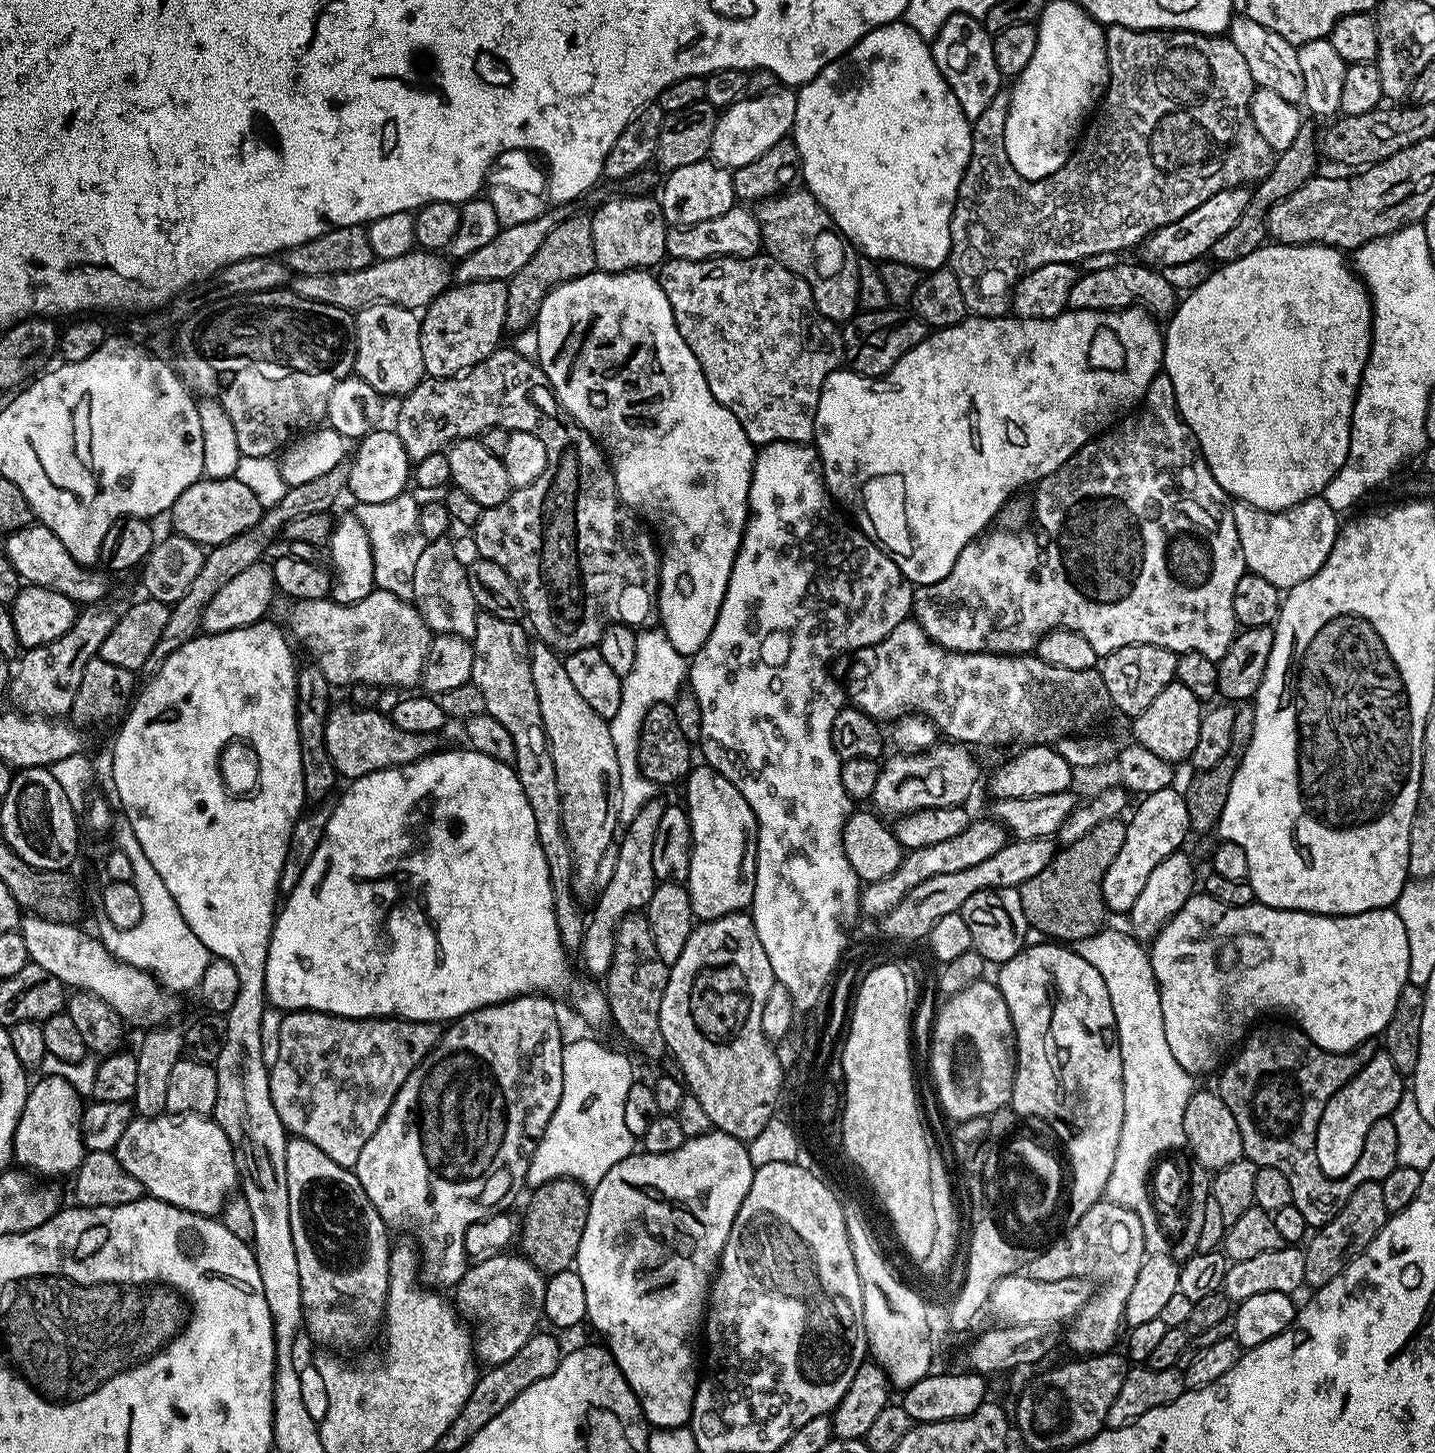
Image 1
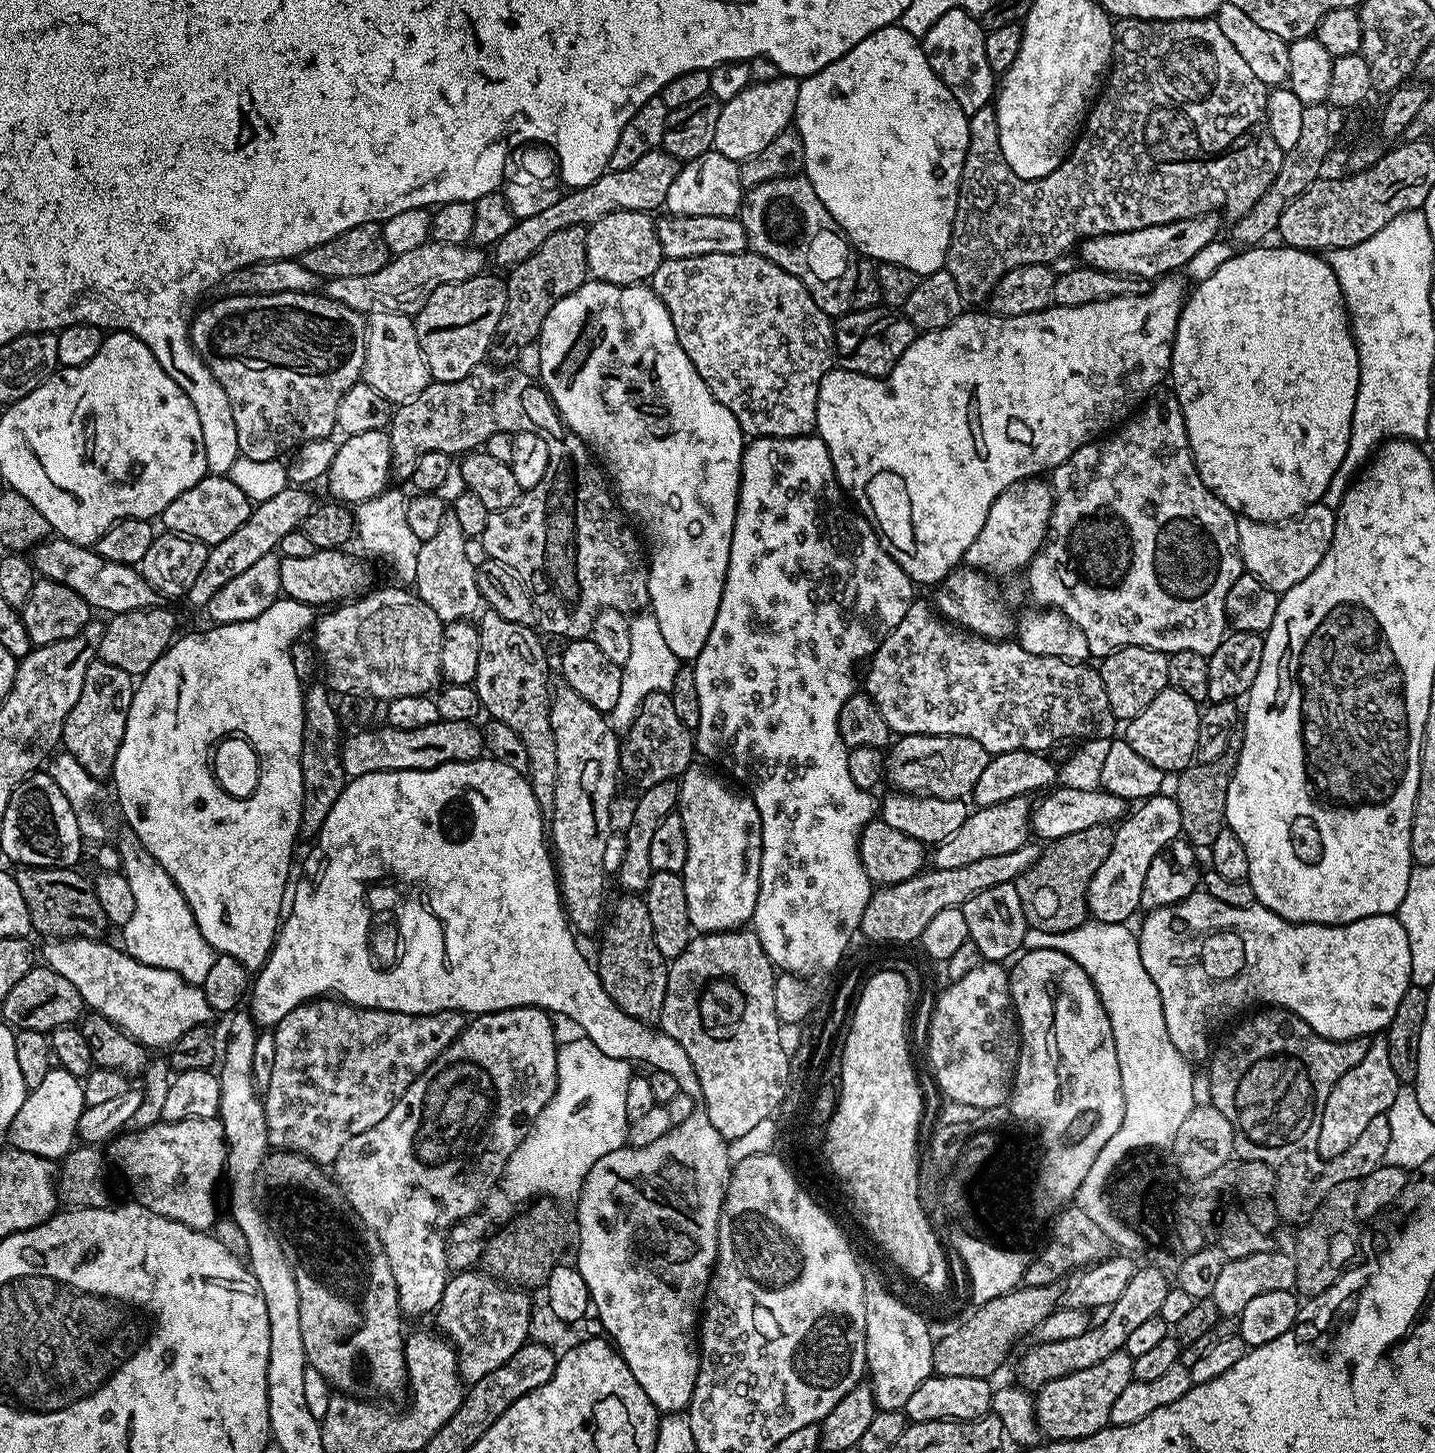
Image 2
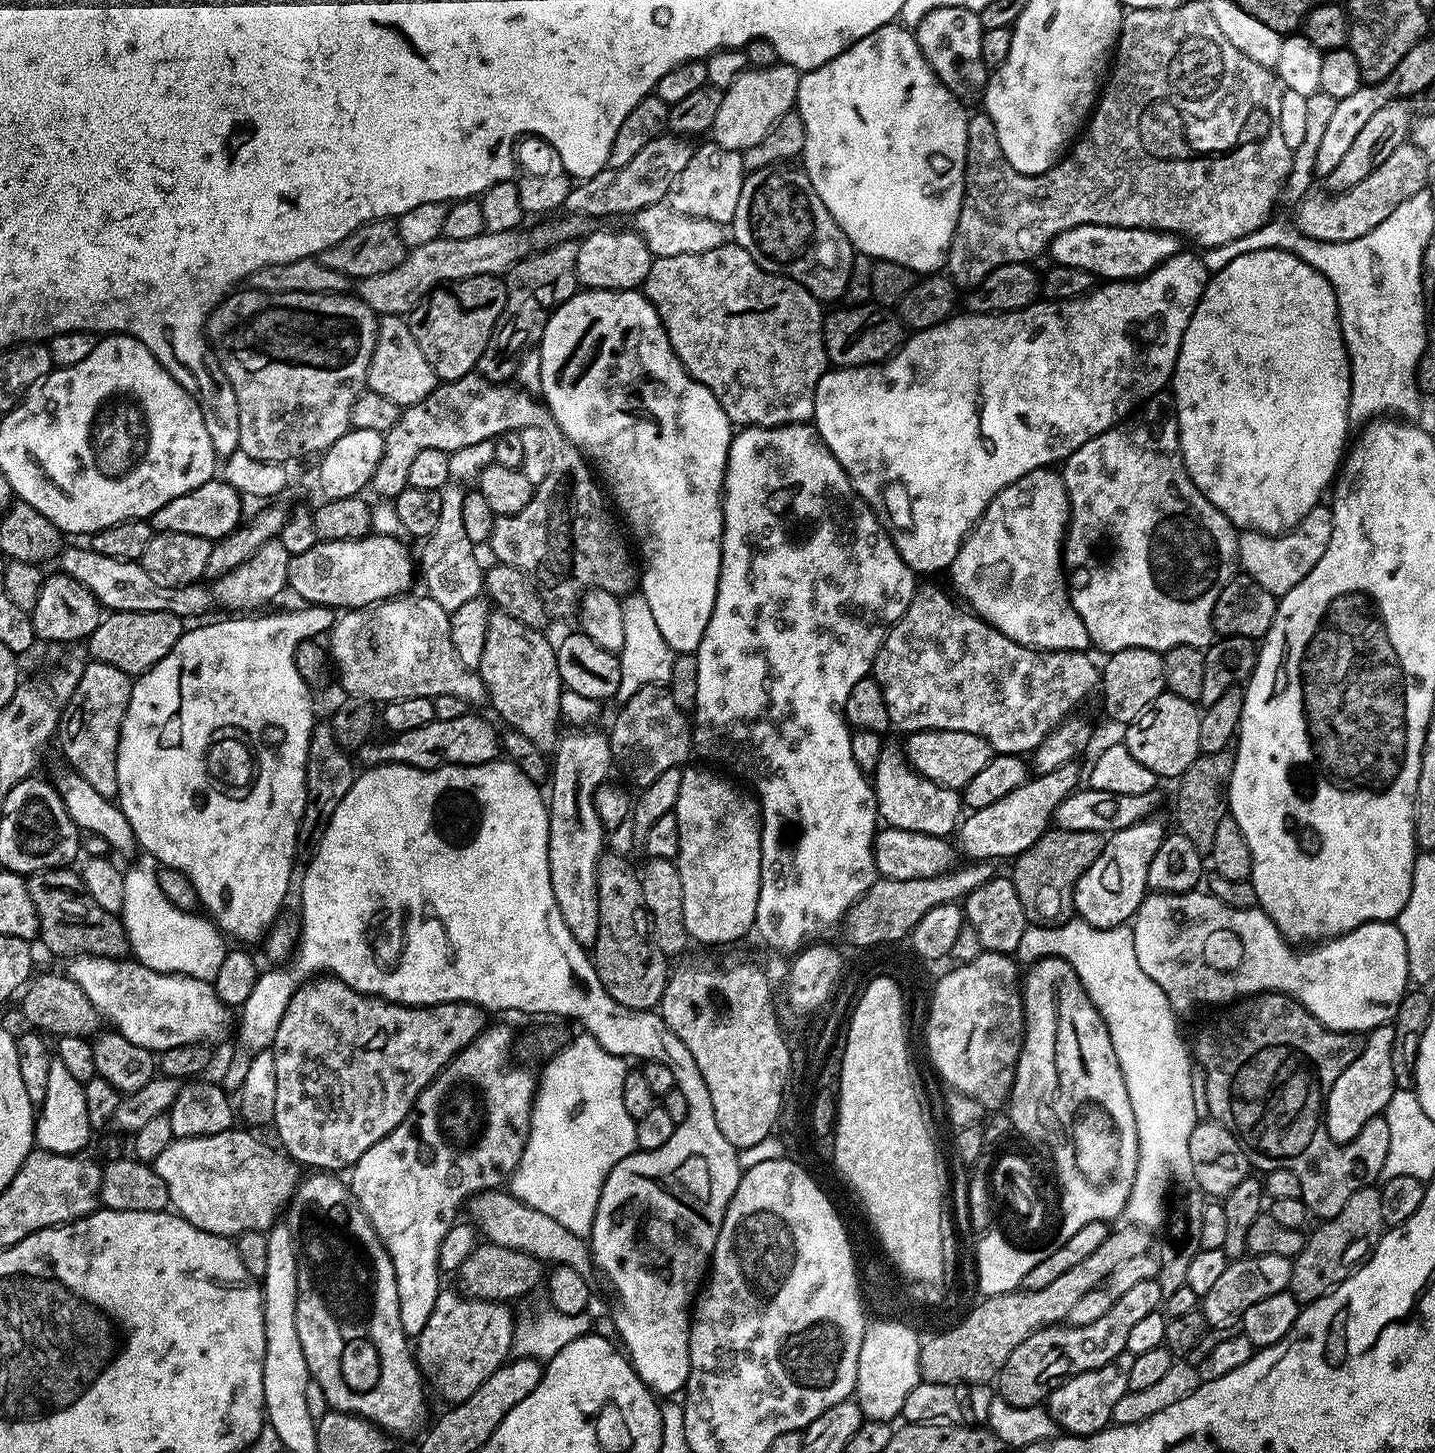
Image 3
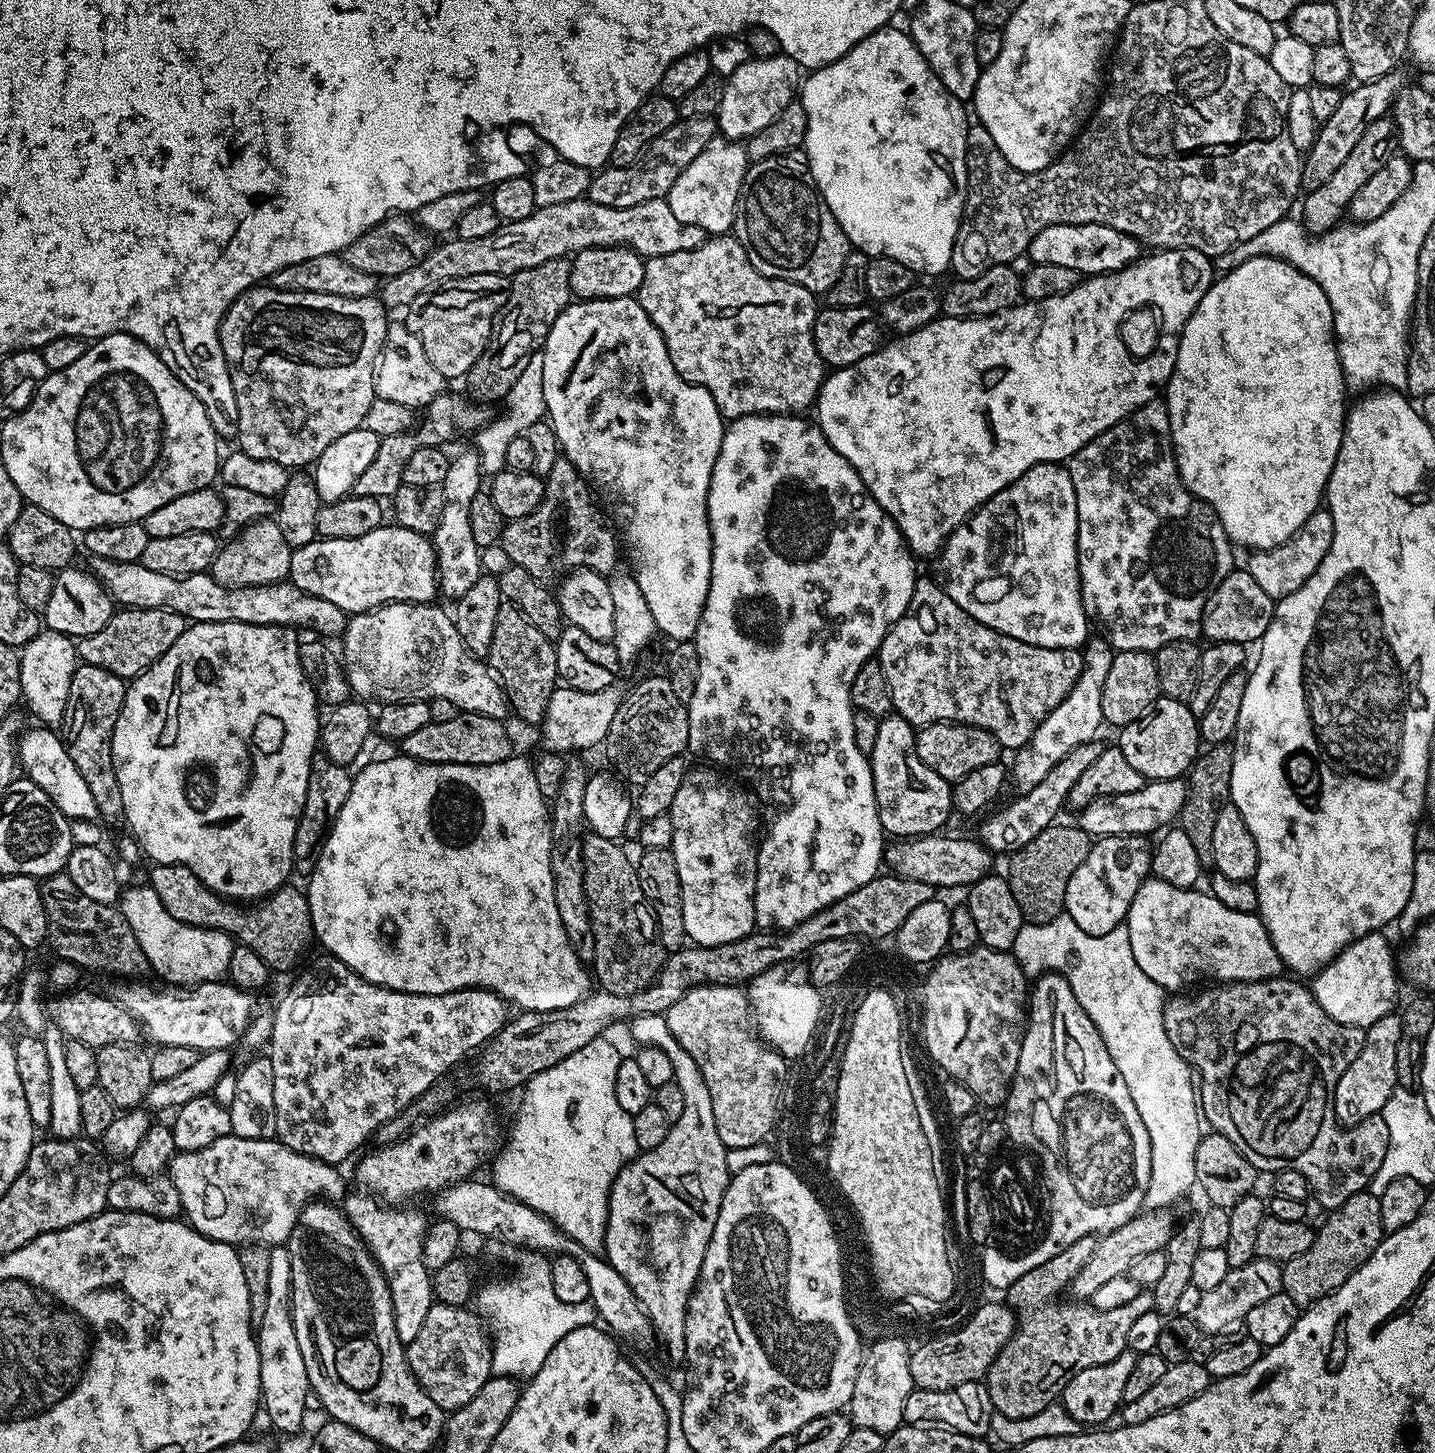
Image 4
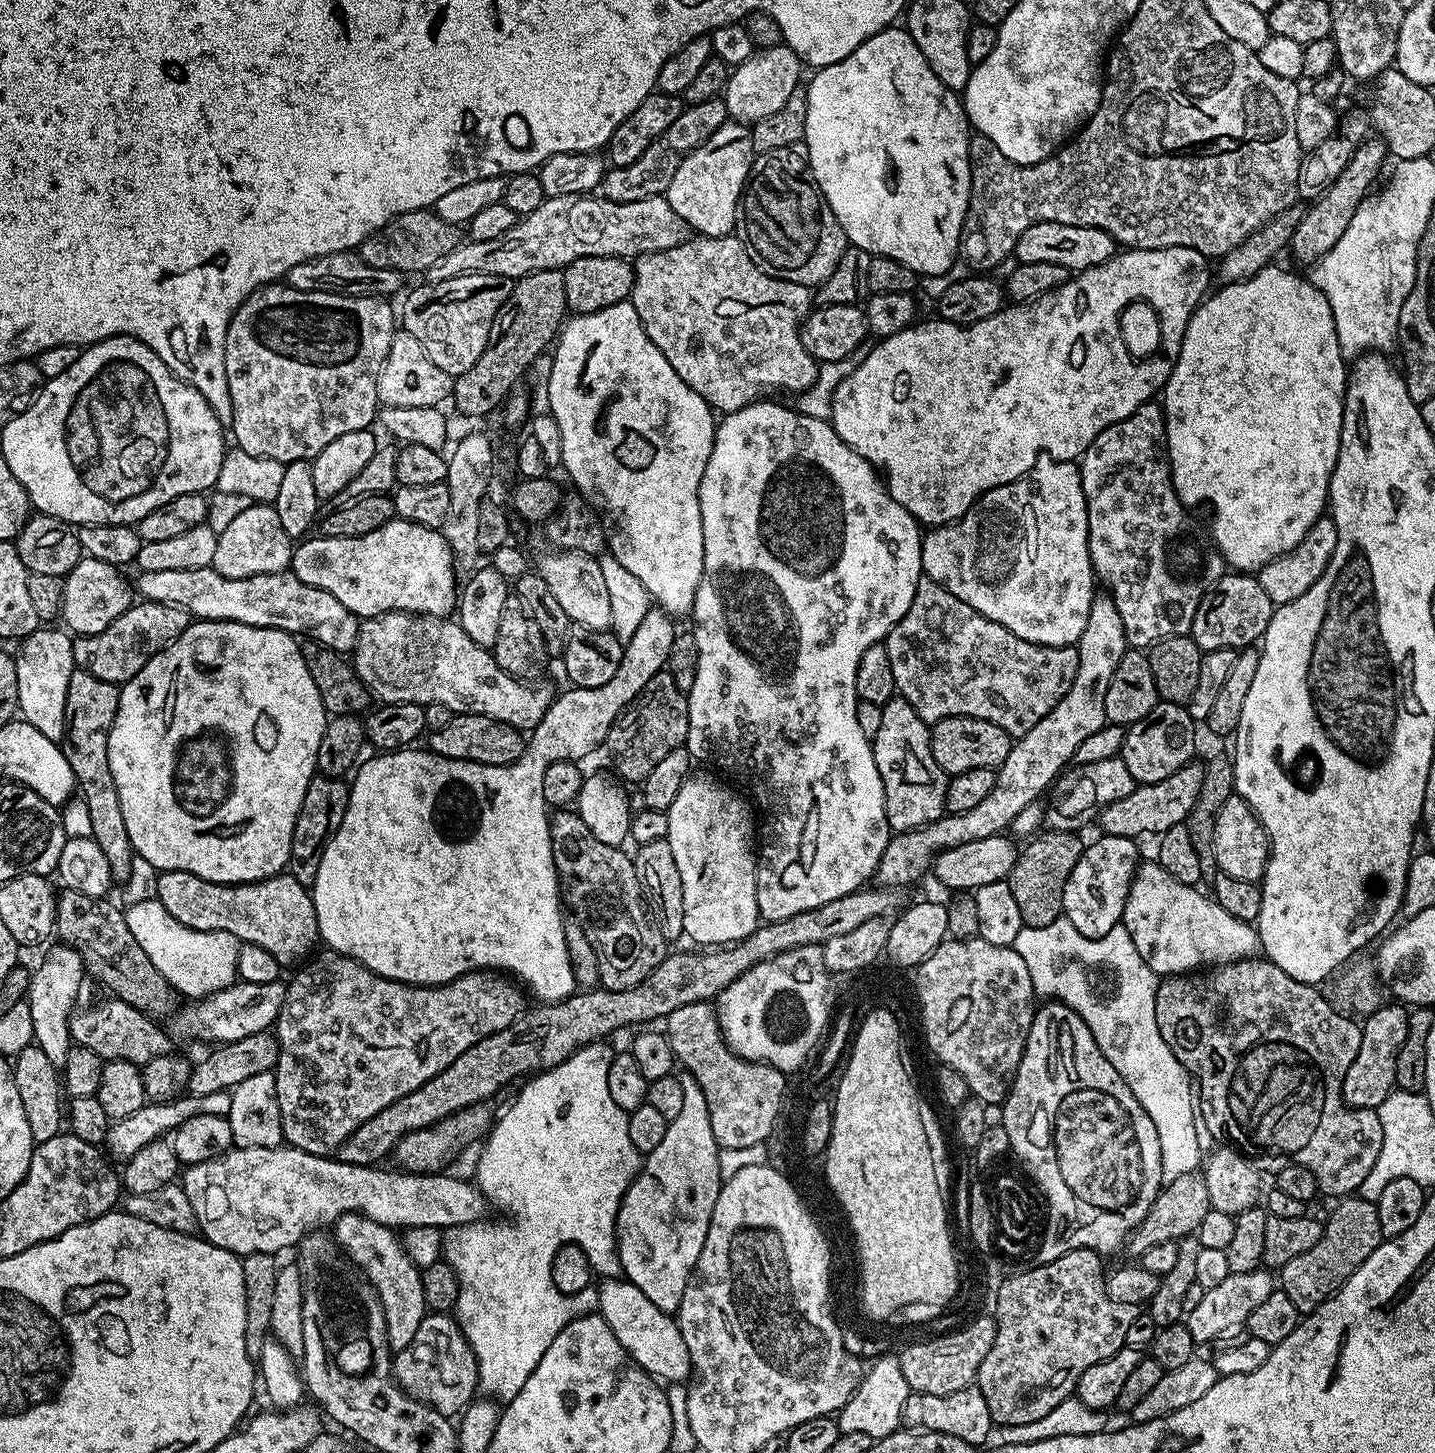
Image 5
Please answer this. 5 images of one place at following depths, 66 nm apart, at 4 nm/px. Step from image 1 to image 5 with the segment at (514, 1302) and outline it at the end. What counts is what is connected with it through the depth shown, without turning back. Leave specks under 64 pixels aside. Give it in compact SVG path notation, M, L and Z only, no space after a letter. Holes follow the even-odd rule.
M448 1314L425 1315L418 1326L418 1334L414 1334L414 1342L395 1353L392 1370L405 1389L432 1396L428 1397L432 1408L449 1418L459 1417L478 1392L476 1357L472 1355L463 1330Z

